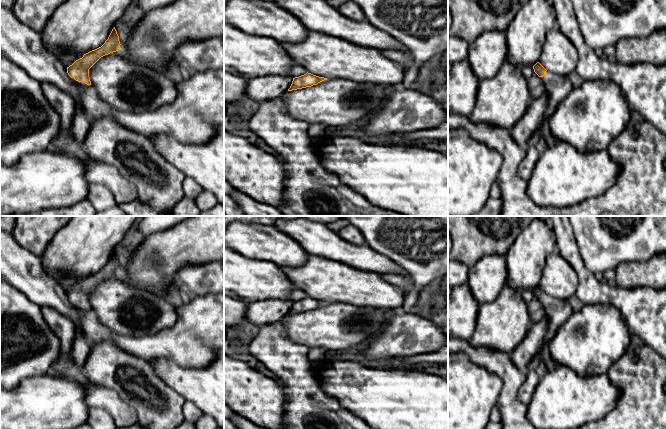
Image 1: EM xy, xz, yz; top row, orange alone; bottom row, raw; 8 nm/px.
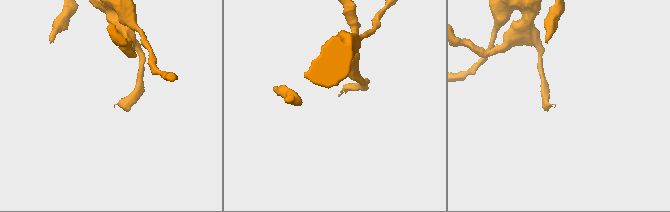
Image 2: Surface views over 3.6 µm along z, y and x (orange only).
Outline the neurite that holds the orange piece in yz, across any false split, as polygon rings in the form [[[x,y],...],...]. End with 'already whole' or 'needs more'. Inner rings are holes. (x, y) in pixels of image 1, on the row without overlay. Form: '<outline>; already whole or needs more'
[[[539,286],[533,290],[534,296],[542,303],[545,309],[545,316],[549,322],[548,332],[545,338],[544,348],[554,337],[558,328],[574,312],[568,300],[555,299],[547,295]]]; needs more

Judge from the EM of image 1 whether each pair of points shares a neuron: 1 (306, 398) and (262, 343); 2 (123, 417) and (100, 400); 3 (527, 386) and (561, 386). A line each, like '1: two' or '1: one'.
1: one
2: one
3: two

